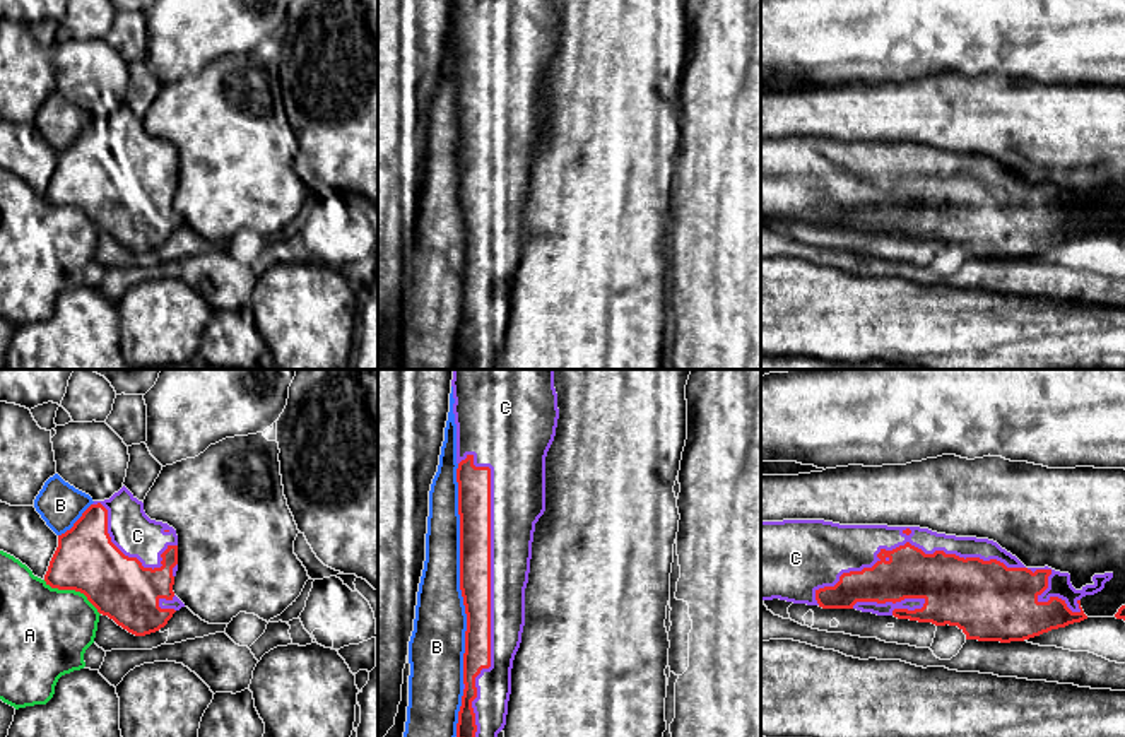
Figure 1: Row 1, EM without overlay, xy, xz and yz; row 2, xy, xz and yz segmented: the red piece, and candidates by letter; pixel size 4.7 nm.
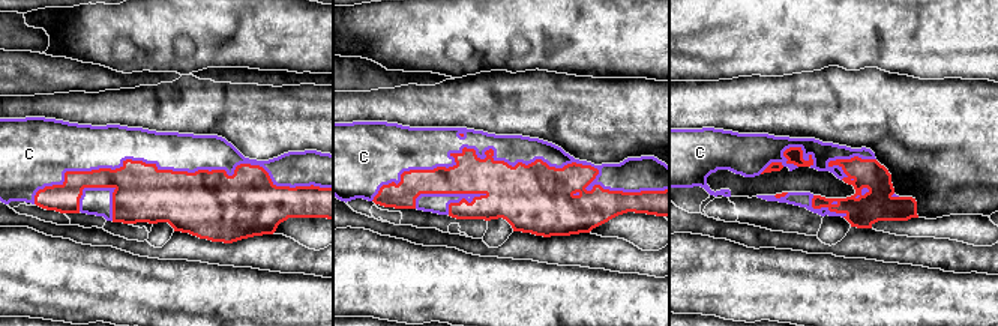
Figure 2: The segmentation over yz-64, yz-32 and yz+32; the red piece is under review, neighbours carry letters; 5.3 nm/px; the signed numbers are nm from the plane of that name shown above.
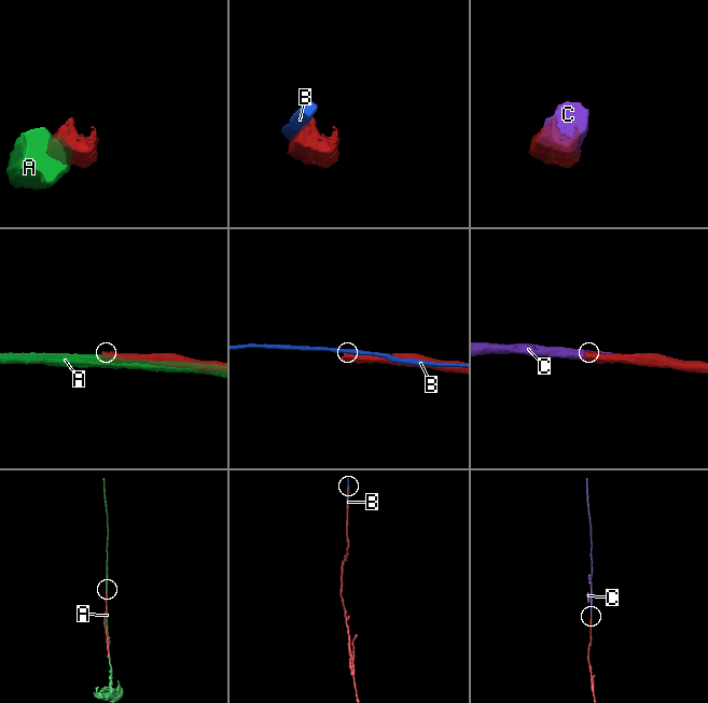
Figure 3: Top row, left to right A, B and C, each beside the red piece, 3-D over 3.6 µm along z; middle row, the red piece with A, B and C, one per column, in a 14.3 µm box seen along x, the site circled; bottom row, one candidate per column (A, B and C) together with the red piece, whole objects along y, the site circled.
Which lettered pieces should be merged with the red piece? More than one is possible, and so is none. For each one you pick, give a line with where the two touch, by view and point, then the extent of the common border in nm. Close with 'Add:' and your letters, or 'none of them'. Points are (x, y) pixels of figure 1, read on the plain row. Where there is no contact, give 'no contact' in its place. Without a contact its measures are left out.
C: contact yz (961, 175); length 1250 nm
Add: C

